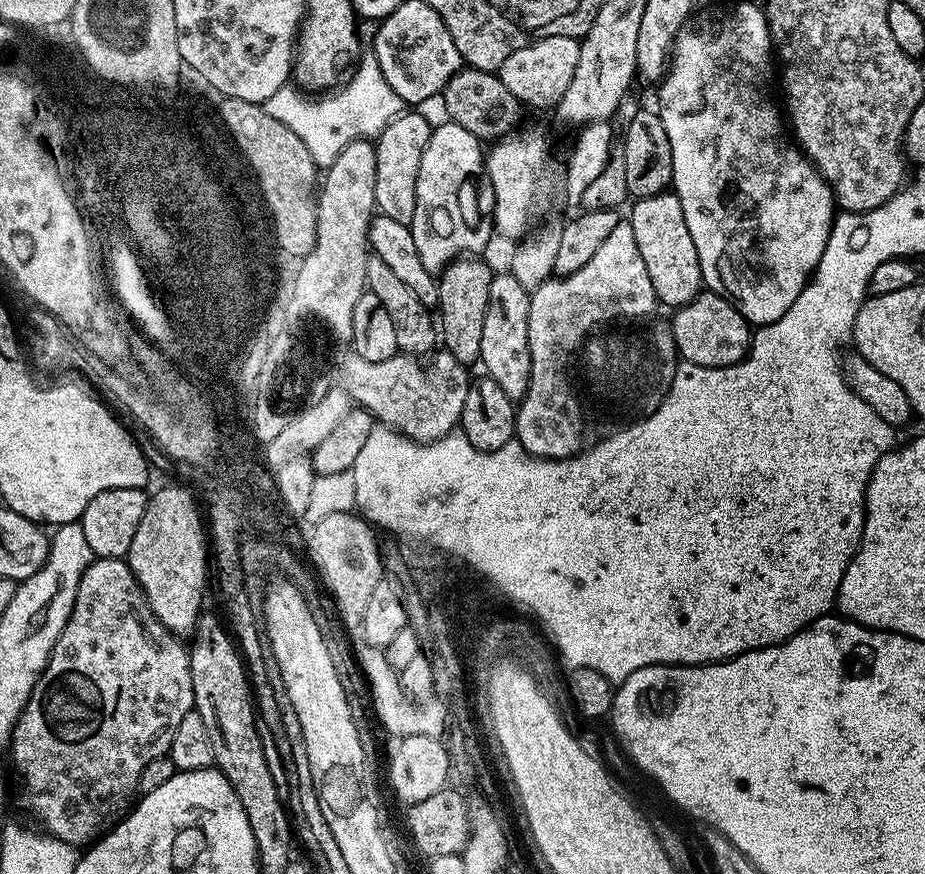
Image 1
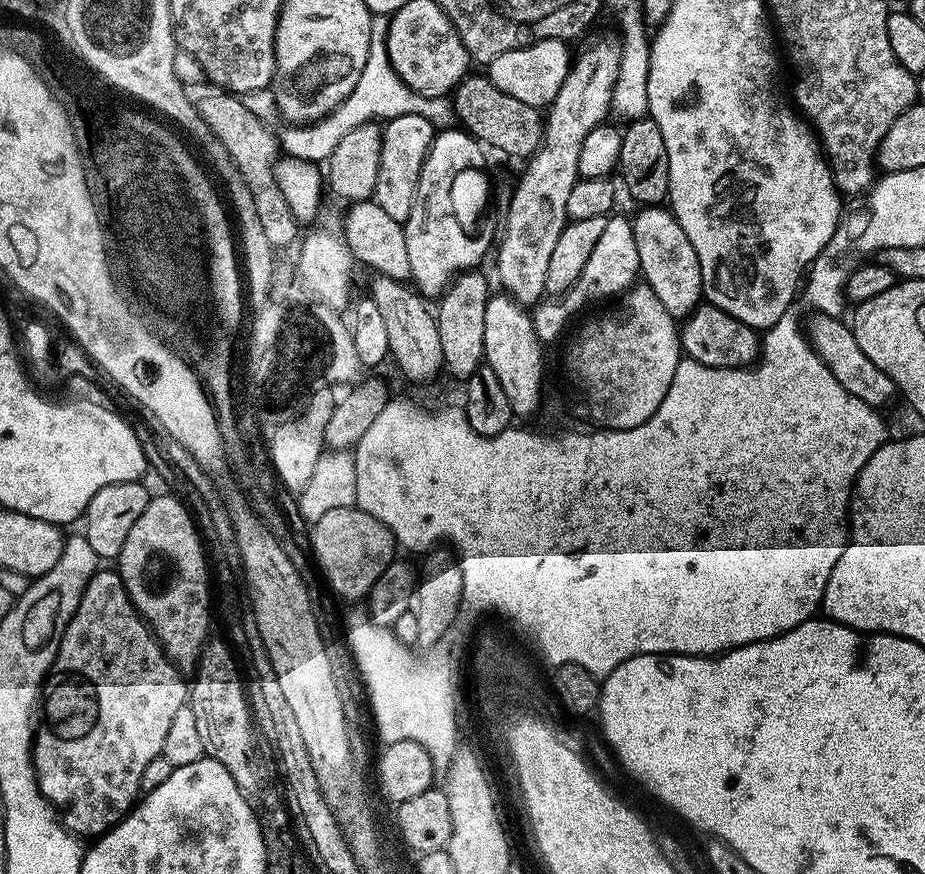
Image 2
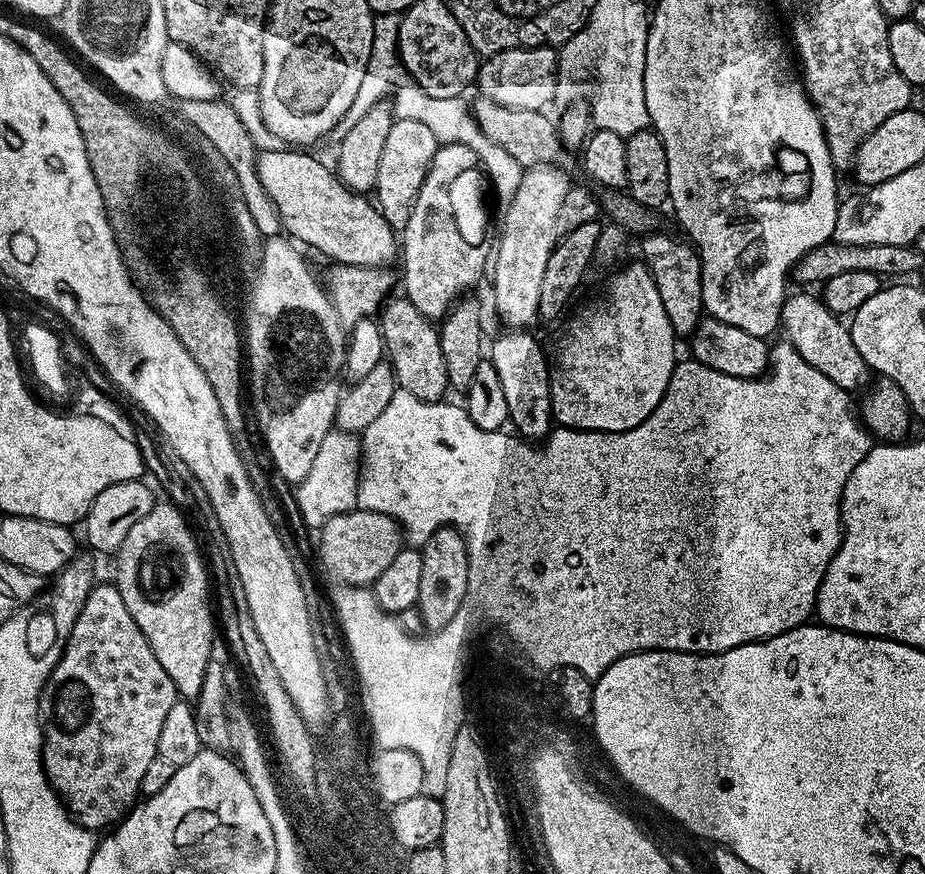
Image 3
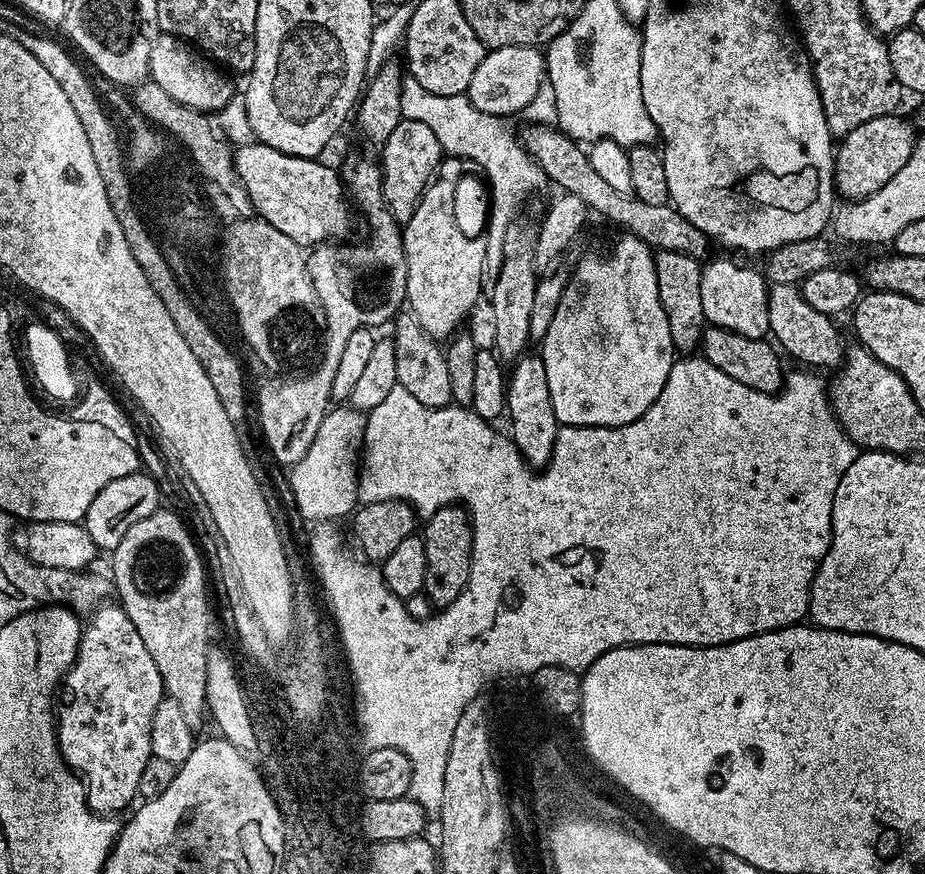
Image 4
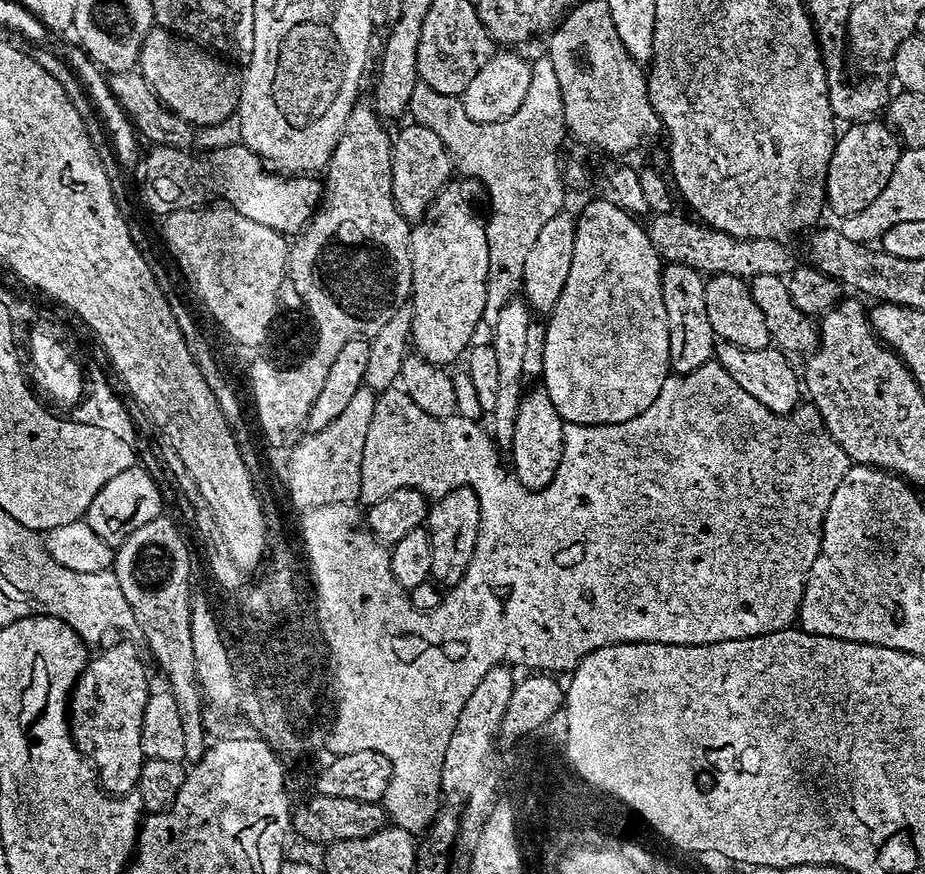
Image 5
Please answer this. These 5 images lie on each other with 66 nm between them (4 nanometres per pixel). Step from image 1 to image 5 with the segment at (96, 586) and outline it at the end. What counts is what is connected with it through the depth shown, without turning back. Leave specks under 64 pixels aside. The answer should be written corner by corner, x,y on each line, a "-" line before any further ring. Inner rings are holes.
109,643
107,646
104,646
109,646
109,648
101,647
99,649
101,652
97,656
95,653
89,659
88,663
84,665
84,672
80,675
79,680
76,681
75,688
72,689
72,695
70,697
70,727
72,730
72,741
76,743
76,748
83,754
84,759
95,768
100,781
100,787
113,796
126,796
139,785
142,766
146,759
140,743
142,742
142,714
146,714
146,702
150,695
150,687
148,688
148,668
144,665
144,660
140,657
139,650
132,644
111,644

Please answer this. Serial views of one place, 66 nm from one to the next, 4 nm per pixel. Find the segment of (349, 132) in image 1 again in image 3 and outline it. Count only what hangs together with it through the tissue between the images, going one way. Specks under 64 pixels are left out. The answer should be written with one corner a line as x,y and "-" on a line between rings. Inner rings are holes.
380,14
375,17
376,37
370,54
370,62
366,66
366,74
362,74
362,86
358,86
358,95
350,105
350,110
342,118
340,128
345,129
354,126
370,106
387,101
388,92
392,92
390,103
395,119
409,120
410,122
425,123
433,131
436,142
441,144
456,144
469,146
480,158
480,163
489,178
491,187
501,197
501,201
507,202
514,190
518,190
518,182
523,178
525,169
521,168
510,154
506,154
504,148
492,142
483,134
475,118
472,116
471,107
465,97
455,96
454,98
433,98
426,94
418,82
400,63
400,51
398,51
398,30
400,28
400,16
396,14

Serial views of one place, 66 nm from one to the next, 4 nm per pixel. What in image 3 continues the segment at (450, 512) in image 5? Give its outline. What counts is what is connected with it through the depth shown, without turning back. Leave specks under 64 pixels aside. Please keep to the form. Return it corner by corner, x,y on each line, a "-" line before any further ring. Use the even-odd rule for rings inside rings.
451,525
438,531
421,545
422,571
417,608
429,633
439,632
457,614
468,593
469,566
471,560
465,546
464,536

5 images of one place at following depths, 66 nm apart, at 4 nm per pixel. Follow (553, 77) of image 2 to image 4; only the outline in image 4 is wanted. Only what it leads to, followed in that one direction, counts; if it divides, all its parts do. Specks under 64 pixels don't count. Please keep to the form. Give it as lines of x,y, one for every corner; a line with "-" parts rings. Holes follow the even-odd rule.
511,44
485,51
477,59
466,95
468,102
478,111
486,115
508,118
515,112
530,107
535,102
540,87
543,89
545,84
545,53
531,44

